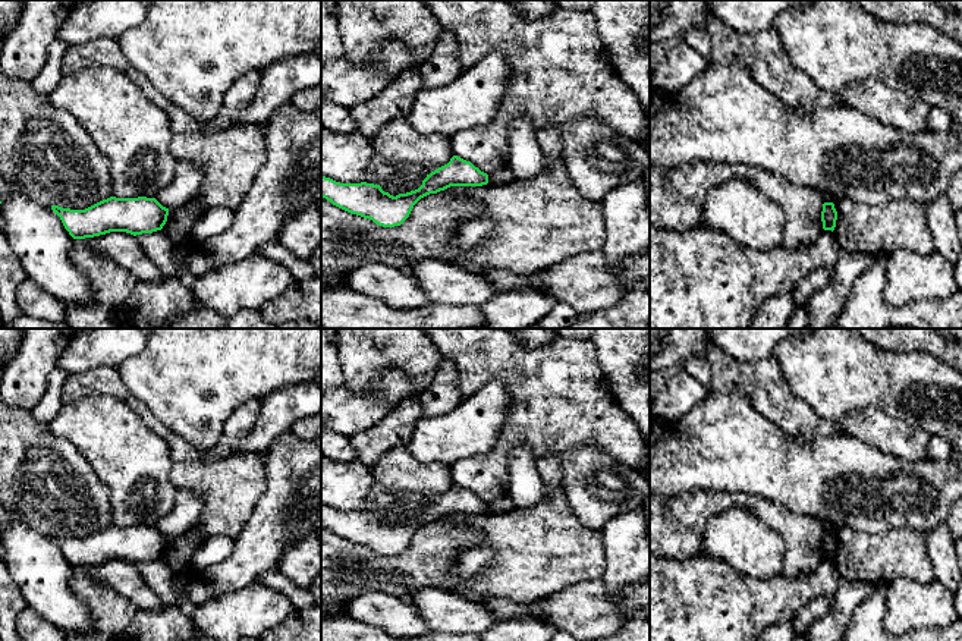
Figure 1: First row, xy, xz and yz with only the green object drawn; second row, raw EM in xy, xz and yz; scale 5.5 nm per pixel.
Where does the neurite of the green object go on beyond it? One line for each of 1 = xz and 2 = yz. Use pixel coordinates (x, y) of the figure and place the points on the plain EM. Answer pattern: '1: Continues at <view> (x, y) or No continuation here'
1: No continuation here
2: No continuation here

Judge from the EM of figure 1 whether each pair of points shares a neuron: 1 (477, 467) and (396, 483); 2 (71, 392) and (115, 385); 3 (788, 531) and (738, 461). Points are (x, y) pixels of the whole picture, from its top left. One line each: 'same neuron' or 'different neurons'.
1: different neurons
2: same neuron
3: different neurons

